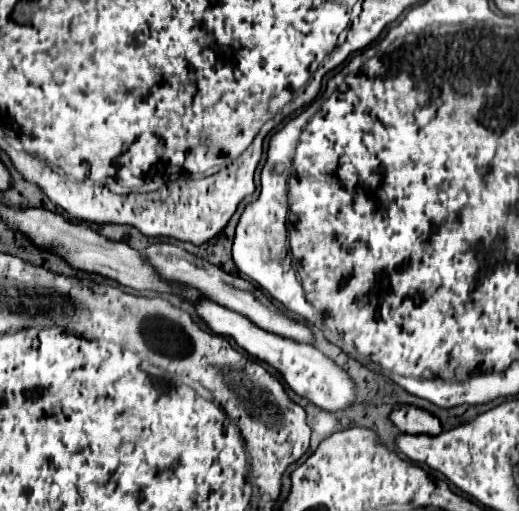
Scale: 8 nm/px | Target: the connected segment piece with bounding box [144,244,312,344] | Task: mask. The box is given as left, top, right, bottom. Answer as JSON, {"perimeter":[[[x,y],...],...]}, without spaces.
{"perimeter":[[[152,244],[146,248],[144,256],[148,258],[148,262],[152,266],[156,266],[156,270],[160,274],[164,274],[168,280],[176,280],[176,282],[182,282],[186,286],[192,286],[192,288],[198,288],[202,294],[206,294],[208,298],[212,298],[214,302],[220,302],[222,306],[228,306],[230,310],[236,310],[240,314],[244,314],[246,318],[250,318],[256,326],[268,330],[268,332],[274,332],[274,334],[280,334],[280,336],[286,336],[286,338],[292,338],[292,340],[298,340],[298,342],[308,342],[312,344],[312,332],[302,324],[302,322],[296,322],[292,318],[288,318],[278,306],[274,306],[256,286],[252,286],[248,280],[240,278],[240,276],[230,276],[226,274],[224,270],[220,270],[218,266],[206,262],[204,258],[196,258],[192,254],[188,254],[186,250],[178,248],[178,246],[172,246],[172,244]]]}

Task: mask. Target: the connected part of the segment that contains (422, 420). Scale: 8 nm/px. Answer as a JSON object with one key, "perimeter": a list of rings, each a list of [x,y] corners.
{"perimeter":[[[404,404],[404,406],[394,406],[390,412],[390,420],[394,426],[398,426],[400,432],[406,434],[440,434],[440,420],[432,414],[428,414],[422,408]]]}

